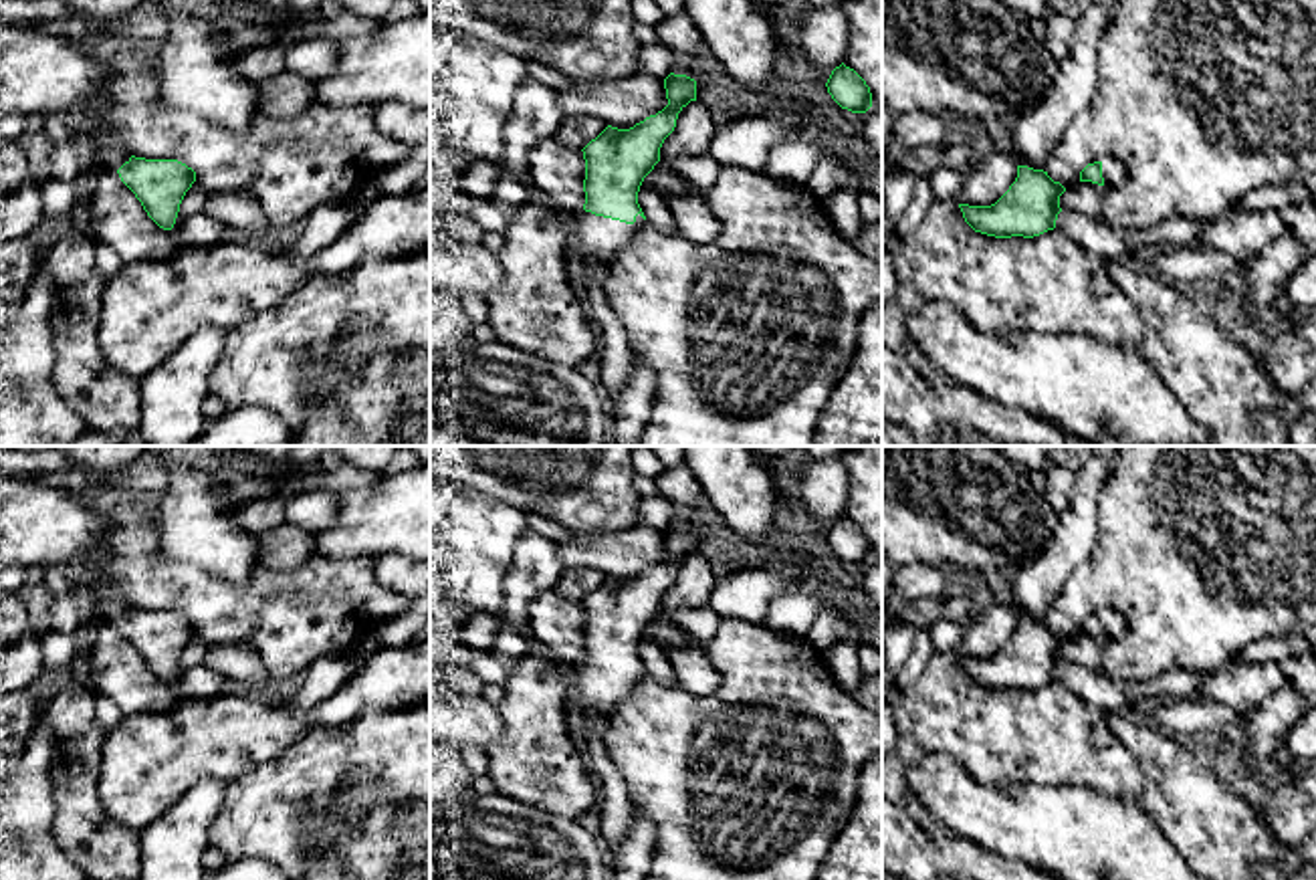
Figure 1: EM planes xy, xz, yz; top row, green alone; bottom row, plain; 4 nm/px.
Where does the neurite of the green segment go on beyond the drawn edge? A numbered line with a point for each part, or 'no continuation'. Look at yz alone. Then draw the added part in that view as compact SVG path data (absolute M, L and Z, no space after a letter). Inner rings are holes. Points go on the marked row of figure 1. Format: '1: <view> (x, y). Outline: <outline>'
1: yz (1115, 172). Outline: M1110 155L1102 161L1102 178L1104 178L1104 186L1112 192L1126 184L1128 170L1124 161L1120 161L1116 155Z

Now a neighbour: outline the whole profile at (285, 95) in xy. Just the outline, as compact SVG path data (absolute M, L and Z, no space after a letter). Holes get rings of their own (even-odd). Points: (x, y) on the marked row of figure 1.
M279 71L258 85L258 111L275 119L303 115L313 103L313 81L297 73Z

